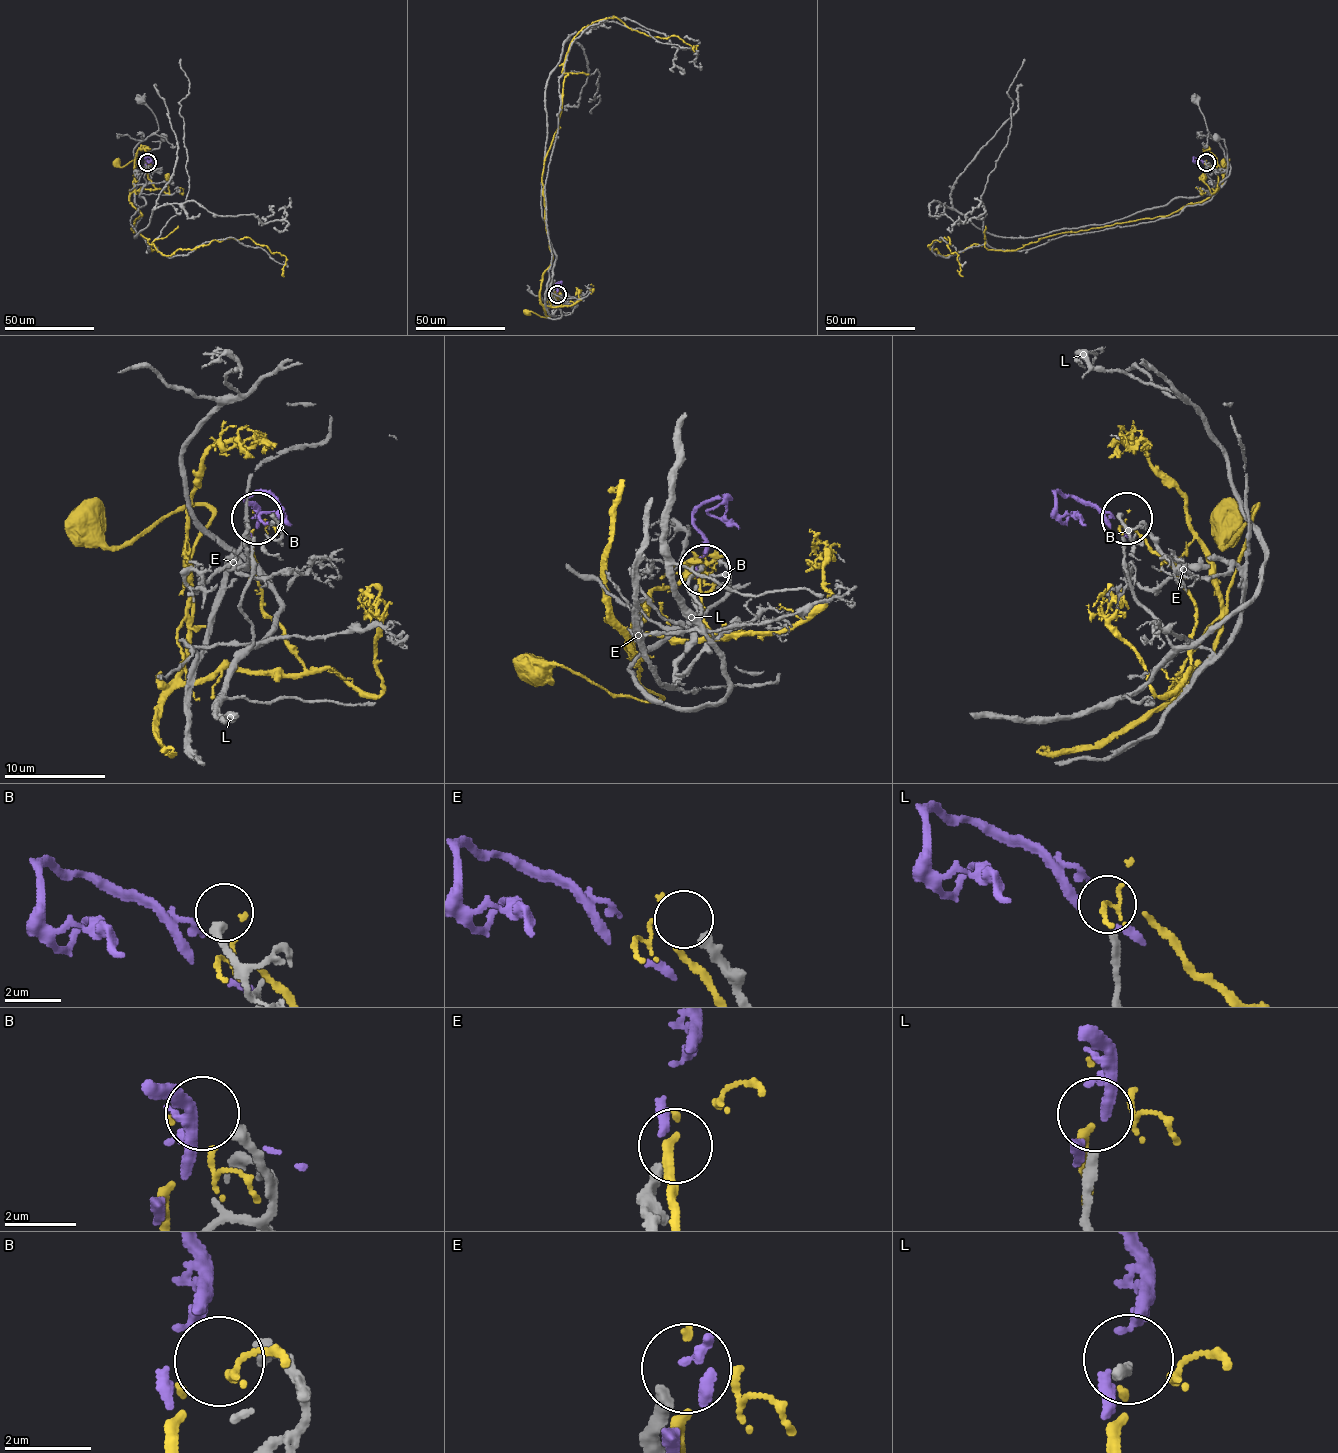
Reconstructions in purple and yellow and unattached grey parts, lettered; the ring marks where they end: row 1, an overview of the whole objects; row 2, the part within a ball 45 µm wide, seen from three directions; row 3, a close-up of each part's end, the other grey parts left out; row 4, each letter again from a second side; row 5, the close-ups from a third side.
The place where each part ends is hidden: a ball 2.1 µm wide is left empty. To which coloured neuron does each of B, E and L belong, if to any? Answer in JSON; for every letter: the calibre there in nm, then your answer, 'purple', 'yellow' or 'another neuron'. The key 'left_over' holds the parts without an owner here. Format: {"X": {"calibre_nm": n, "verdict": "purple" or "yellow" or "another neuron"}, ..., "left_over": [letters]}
{"B": {"calibre_nm": 320, "verdict": "yellow"}, "E": {"calibre_nm": 360, "verdict": "another neuron"}, "L": {"calibre_nm": 260, "verdict": "another neuron"}, "left_over": ["E", "L"]}

